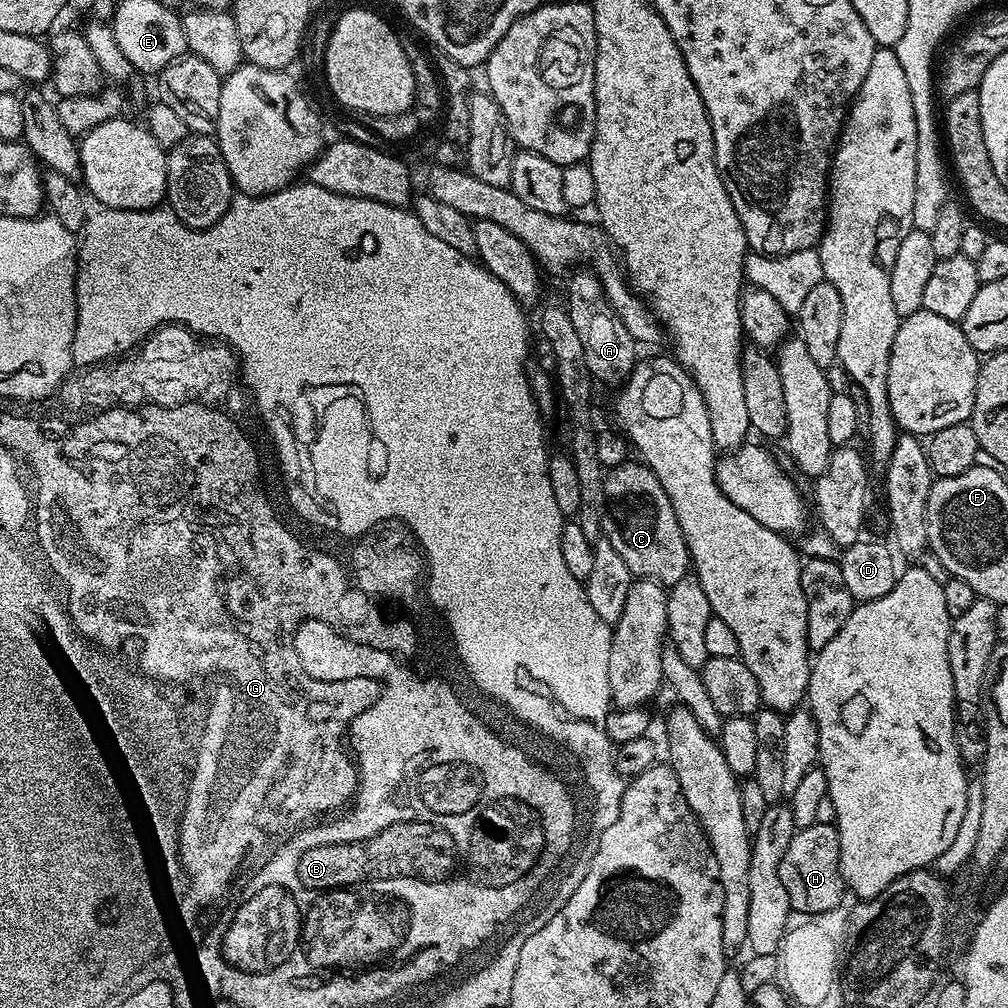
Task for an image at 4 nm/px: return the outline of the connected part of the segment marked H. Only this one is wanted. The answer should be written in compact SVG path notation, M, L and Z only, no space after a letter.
M811 824L797 828L780 866L782 883L789 894L793 913L805 912L805 917L820 918L832 912L846 896L846 885L840 873L840 835L835 824Z

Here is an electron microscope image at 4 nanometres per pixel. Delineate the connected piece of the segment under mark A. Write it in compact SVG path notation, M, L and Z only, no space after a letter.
M576 270L572 274L573 276L568 280L566 305L570 320L574 322L575 333L578 334L582 349L585 351L589 374L597 381L605 380L608 384L614 383L615 380L623 382L638 363L636 340L630 334L630 330L622 326L618 314L614 314L614 306L606 298L606 290L600 279L587 270Z

